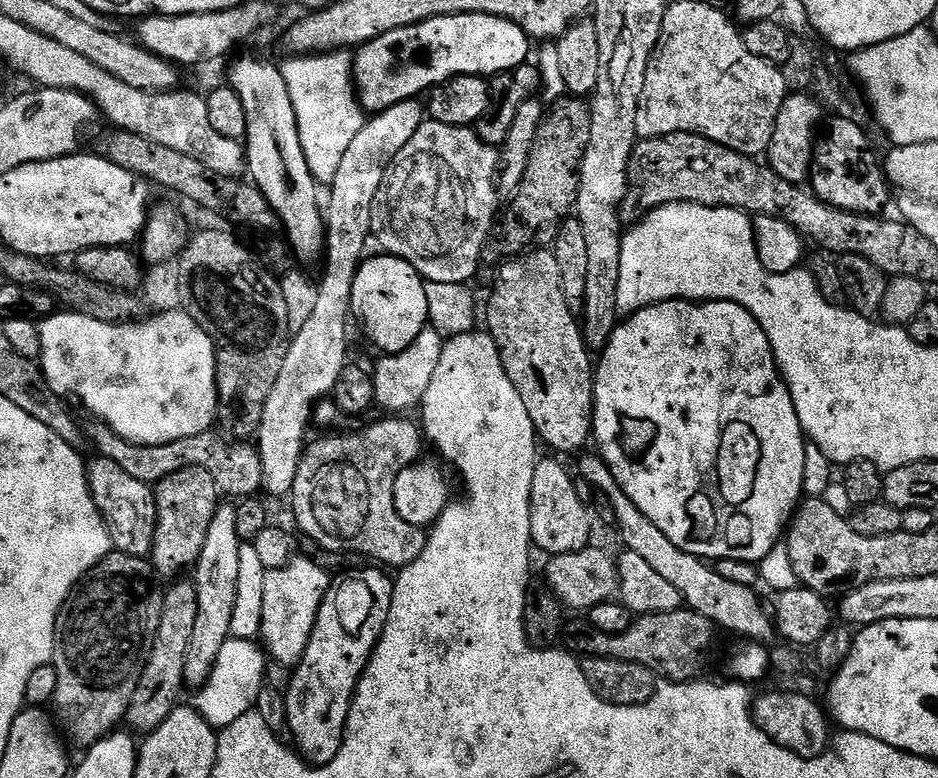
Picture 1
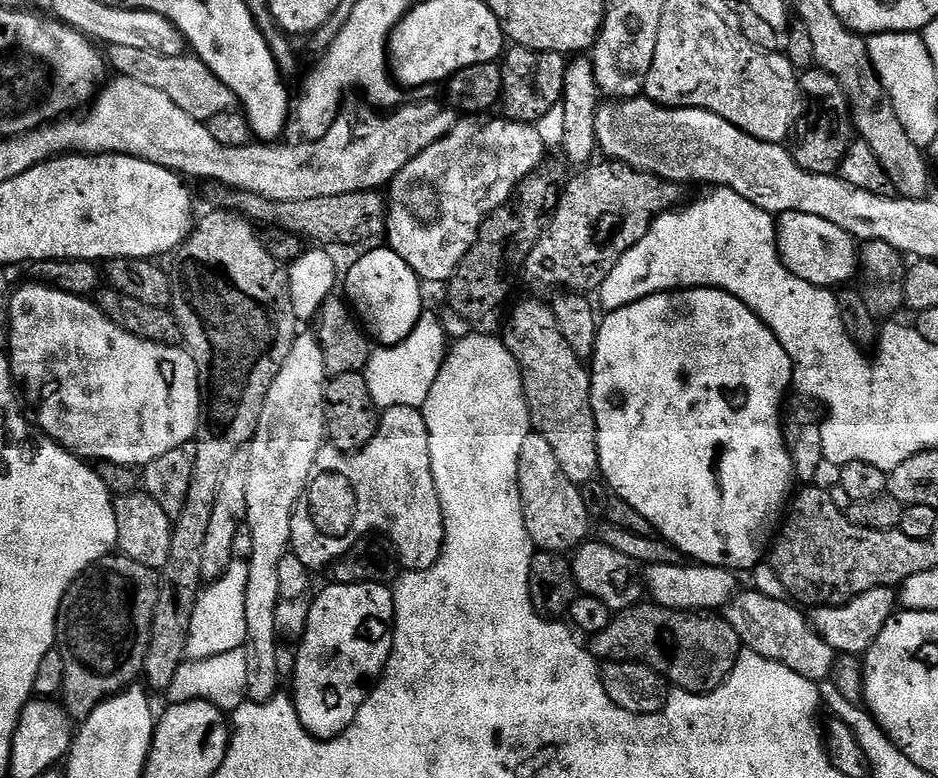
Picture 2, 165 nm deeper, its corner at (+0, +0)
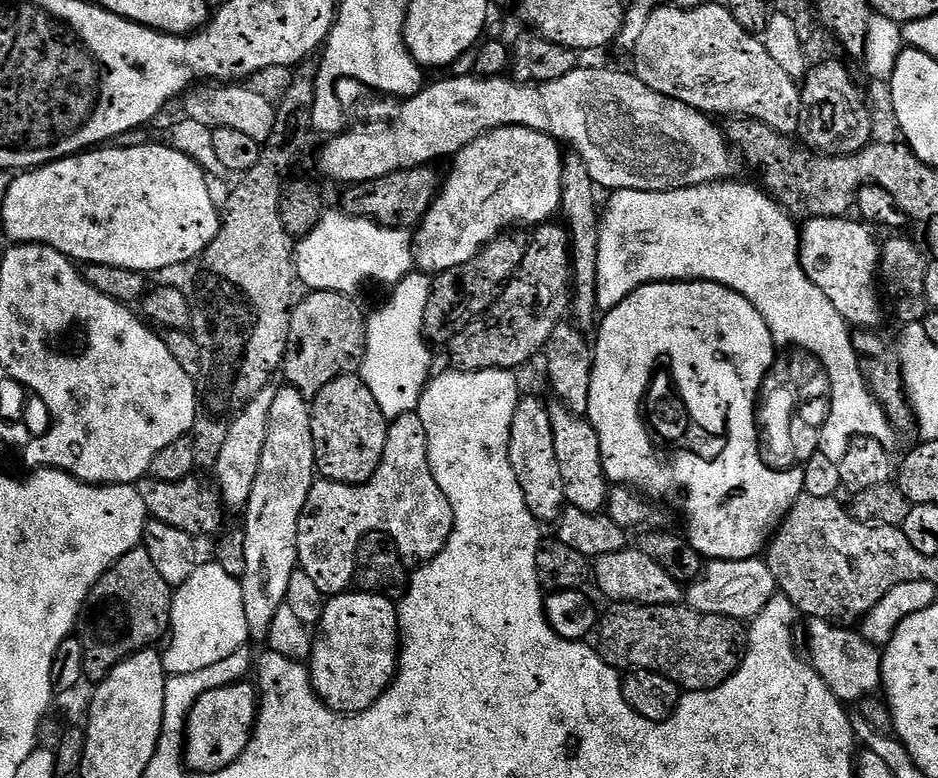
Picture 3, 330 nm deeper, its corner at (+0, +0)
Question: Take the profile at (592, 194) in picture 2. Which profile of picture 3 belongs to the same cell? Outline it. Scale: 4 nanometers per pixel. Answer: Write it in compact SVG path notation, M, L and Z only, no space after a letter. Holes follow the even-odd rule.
M549 222L539 225L536 233L531 233L528 249L522 258L520 268L512 275L504 293L488 307L488 311L472 321L466 330L462 330L452 341L452 360L461 372L477 372L478 370L520 370L527 360L541 355L554 330L569 315L572 299L572 257L567 231L559 223Z

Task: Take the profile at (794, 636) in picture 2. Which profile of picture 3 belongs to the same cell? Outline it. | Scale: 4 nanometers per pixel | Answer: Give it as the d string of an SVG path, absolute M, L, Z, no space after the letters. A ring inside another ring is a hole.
M813 620L808 628L807 659L812 669L824 679L824 684L841 702L859 702L865 696L881 691L880 662L882 652L877 645L866 642L859 631L848 626L833 626L825 620Z

